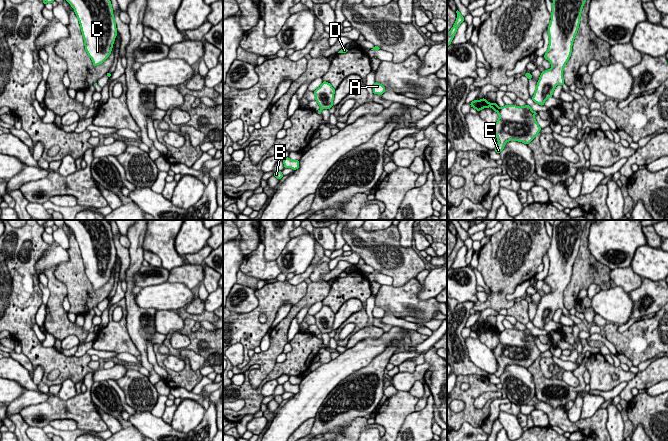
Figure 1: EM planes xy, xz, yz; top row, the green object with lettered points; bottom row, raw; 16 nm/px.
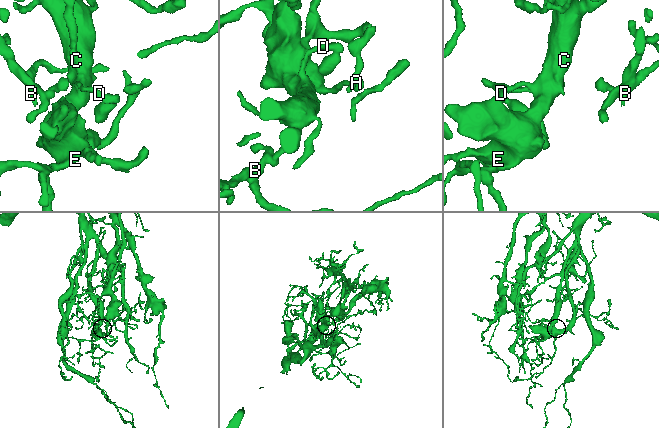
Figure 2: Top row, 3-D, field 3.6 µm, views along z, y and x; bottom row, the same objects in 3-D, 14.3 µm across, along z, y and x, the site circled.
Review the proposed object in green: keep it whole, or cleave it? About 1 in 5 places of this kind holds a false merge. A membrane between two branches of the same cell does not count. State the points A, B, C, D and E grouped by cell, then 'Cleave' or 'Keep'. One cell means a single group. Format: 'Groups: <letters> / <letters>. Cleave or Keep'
Groups: A B C D E. Keep

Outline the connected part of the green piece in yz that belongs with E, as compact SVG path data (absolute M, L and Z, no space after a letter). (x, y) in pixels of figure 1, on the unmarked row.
M485 322L474 324L471 331L479 336L483 332L491 331L499 339L498 345L493 349L493 354L498 364L495 375L500 378L508 365L519 365L529 368L540 356L541 351L535 344L534 336L529 329L505 329L500 332L496 327L489 327Z

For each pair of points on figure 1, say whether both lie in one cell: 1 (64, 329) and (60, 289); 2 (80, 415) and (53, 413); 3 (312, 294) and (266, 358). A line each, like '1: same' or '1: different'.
1: same
2: same
3: same

